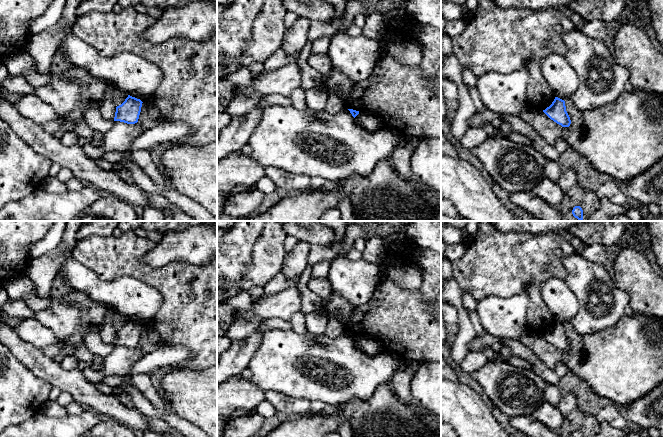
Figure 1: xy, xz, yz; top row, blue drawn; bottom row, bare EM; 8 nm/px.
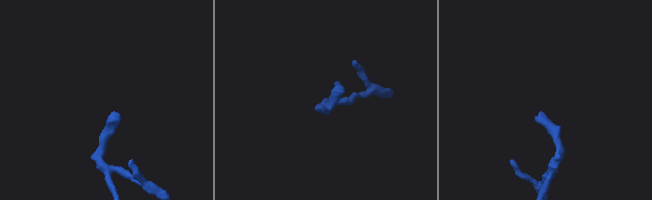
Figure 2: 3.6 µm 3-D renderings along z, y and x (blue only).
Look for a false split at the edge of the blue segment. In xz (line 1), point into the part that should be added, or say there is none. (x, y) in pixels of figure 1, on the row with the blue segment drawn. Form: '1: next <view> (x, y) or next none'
1: next none

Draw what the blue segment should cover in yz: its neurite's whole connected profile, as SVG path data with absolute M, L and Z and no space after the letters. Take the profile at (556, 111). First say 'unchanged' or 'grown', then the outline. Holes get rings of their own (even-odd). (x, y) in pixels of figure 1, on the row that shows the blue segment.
unchanged | M555 97L552 104L543 112L554 122L562 127L569 127L571 124L570 117L566 111L565 101Z

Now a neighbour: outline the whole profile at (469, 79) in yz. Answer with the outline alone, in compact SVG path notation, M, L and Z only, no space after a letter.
M468 68L462 69L462 80L466 87L476 87L477 77Z

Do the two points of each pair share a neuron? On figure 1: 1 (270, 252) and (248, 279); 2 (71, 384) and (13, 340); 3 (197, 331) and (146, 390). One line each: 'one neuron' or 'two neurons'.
1: one neuron
2: one neuron
3: two neurons

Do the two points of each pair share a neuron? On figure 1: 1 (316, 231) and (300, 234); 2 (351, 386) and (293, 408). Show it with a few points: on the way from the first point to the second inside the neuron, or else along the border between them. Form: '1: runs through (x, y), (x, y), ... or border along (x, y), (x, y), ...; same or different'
1: runs through (312, 233), (304, 233); same
2: border along (286, 395), (292, 398), (306, 398), (310, 401); different

